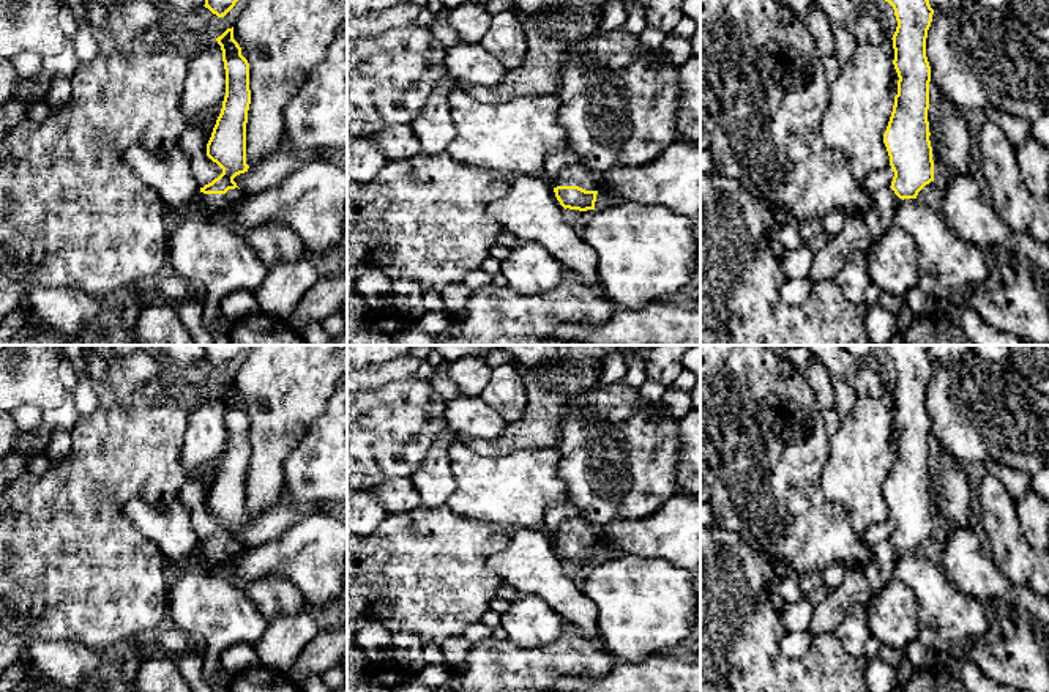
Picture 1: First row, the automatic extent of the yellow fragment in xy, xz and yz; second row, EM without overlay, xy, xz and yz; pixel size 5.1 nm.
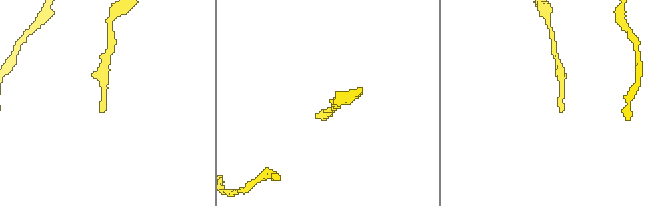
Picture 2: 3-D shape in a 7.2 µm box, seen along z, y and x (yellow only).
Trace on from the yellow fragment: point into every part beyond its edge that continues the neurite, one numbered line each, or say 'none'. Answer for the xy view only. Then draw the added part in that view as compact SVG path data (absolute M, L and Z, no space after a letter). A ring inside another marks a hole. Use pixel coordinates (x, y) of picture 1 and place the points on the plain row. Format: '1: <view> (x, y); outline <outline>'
1: xy (216, 558); outline M229 542L226 547L203 547L200 545L200 555L205 558L205 571L213 575L219 575L219 571L230 561L237 560L246 545L243 542Z

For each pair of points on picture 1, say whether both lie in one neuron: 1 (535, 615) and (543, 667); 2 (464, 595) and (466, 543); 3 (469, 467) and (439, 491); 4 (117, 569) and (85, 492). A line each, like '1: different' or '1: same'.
1: different
2: same
3: different
4: same

